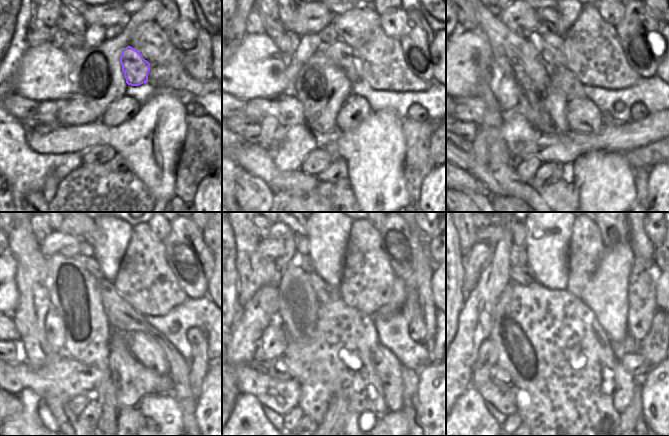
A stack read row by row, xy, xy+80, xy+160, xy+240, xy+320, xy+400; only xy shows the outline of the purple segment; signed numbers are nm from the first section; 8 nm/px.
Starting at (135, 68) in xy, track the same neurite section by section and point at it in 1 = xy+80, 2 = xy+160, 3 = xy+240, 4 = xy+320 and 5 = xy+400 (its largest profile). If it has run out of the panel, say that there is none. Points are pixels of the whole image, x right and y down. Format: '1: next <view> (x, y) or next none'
1: next xy+80 (342, 55)
2: next xy+160 (551, 45)
3: next xy+240 (91, 264)
4: next xy+320 (305, 261)
5: next xy+400 (521, 256)

